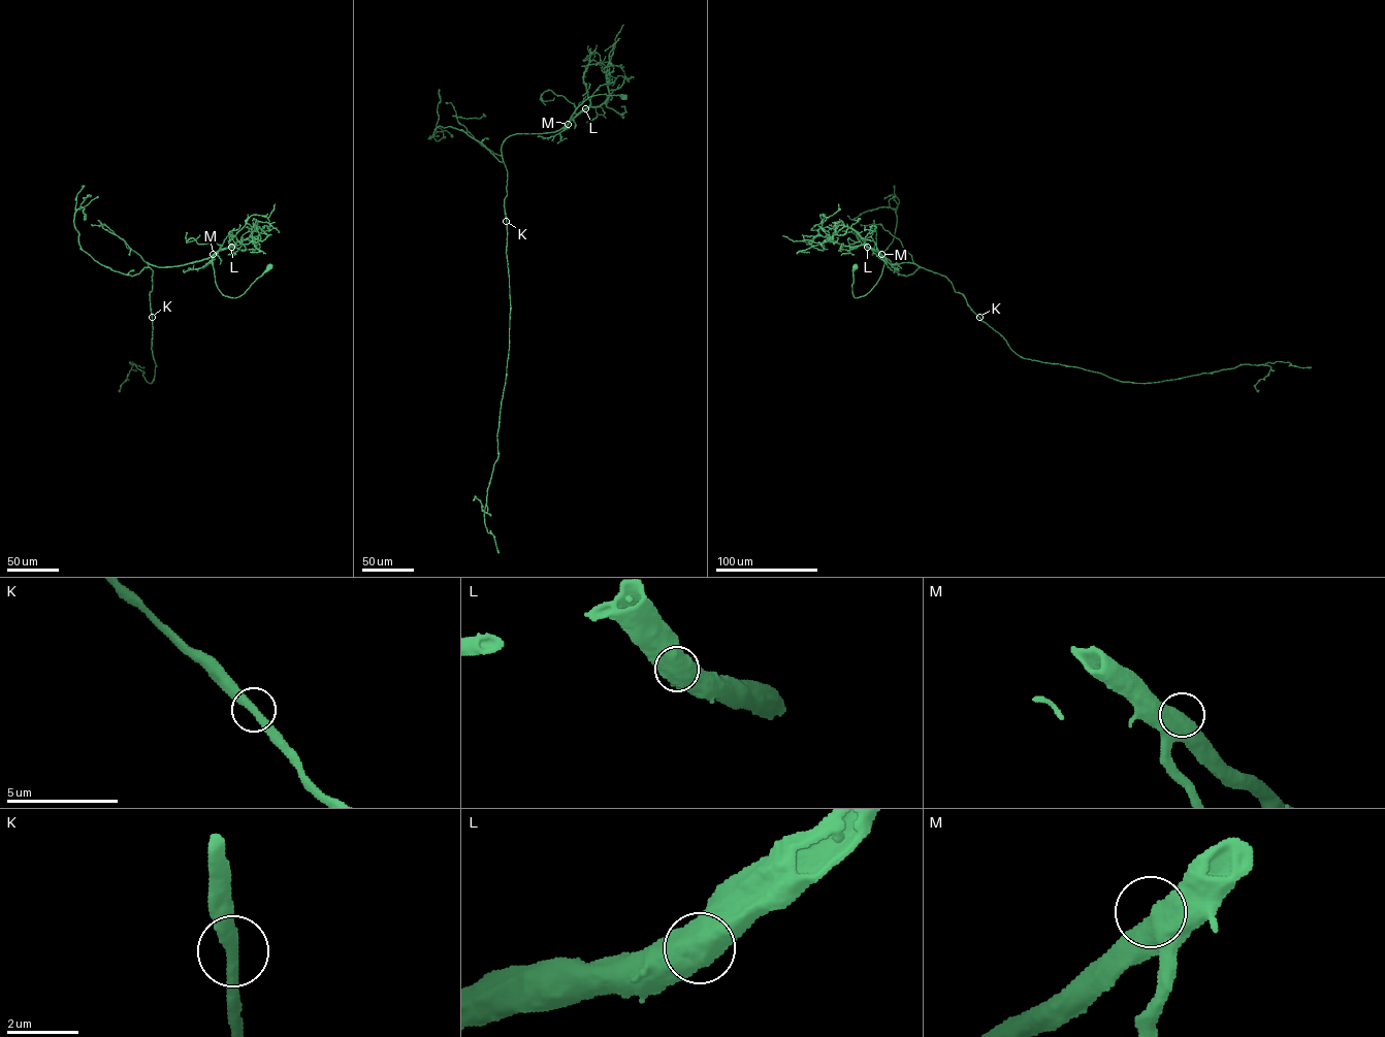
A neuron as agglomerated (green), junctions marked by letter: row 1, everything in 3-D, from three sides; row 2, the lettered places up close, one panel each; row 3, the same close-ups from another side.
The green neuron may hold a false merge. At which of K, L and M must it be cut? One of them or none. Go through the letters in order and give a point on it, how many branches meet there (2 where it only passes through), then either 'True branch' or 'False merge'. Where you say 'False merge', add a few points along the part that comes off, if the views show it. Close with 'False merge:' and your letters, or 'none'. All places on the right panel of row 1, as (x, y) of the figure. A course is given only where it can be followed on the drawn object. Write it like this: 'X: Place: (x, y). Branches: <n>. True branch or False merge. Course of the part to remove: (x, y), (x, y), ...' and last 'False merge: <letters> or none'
K: Place: (979, 317). Branches: 2. True branch
L: Place: (867, 247). Branches: 2. True branch
M: Place: (881, 254). Branches: 2. True branch
False merge: none

